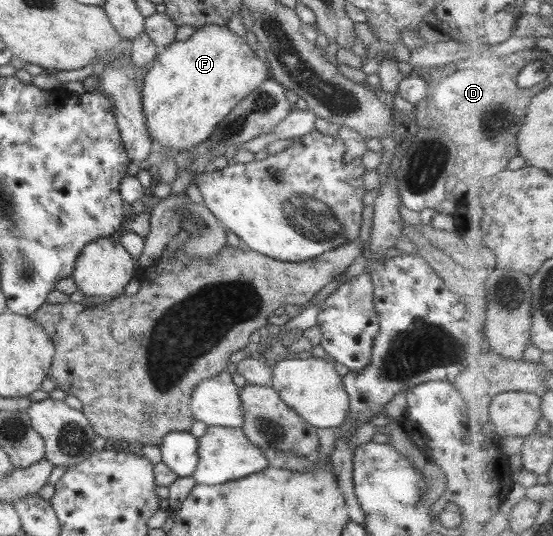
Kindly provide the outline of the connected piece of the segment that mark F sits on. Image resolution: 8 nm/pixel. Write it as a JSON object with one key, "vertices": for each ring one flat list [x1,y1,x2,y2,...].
{"vertices":[[203,25,200,30,194,31,192,35,185,41,175,41,170,43,165,49,159,50,158,55,154,57,151,66,149,67,148,73,144,75,144,79,142,80,142,85,140,86,141,93,141,105,142,105,142,114,144,115,144,123,146,126,146,133,151,141,156,141,158,145,160,145,161,149,170,149,172,152,182,152,184,149,188,149,189,147,200,148,201,143,204,141,210,142,210,137,212,135,213,129,218,125,232,109,250,91,256,89,262,81,269,79,269,69,265,62,260,61,256,57,256,52,252,51,250,47,247,45,244,39,236,36,234,33,231,33,226,26,219,25]]}

